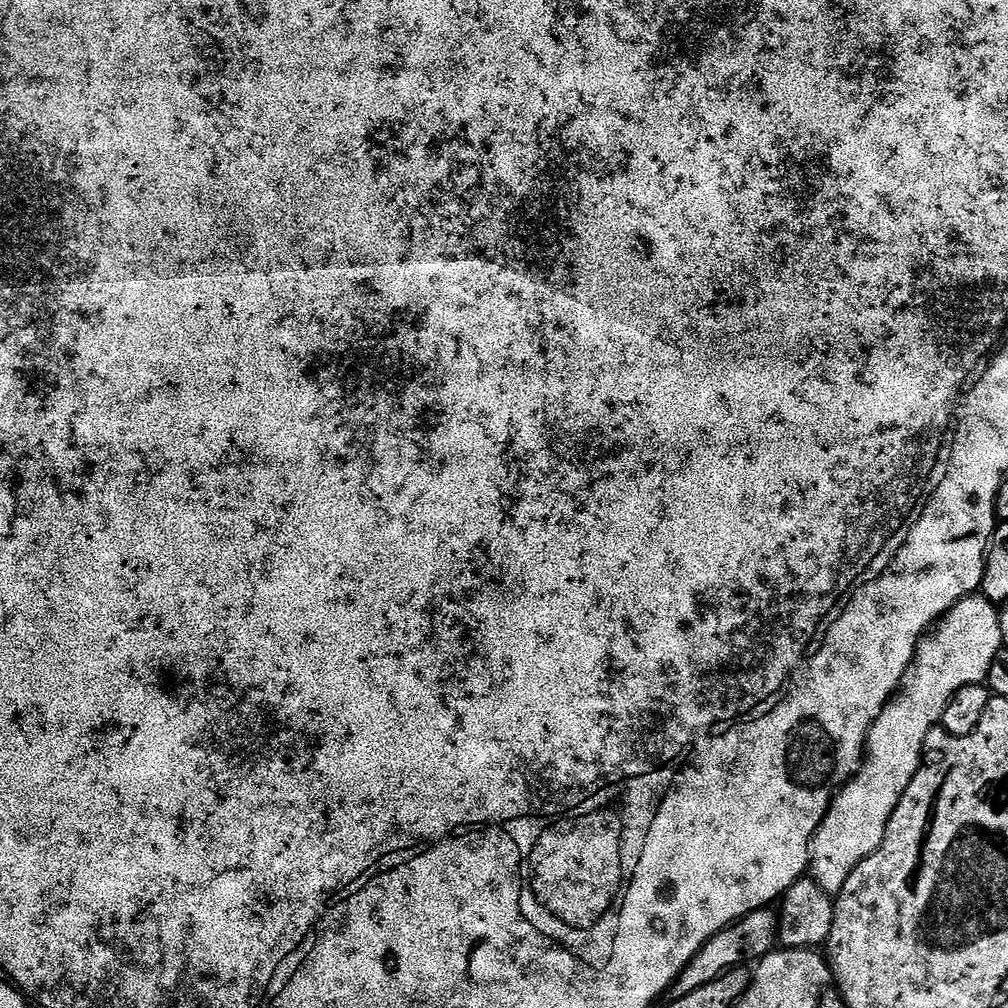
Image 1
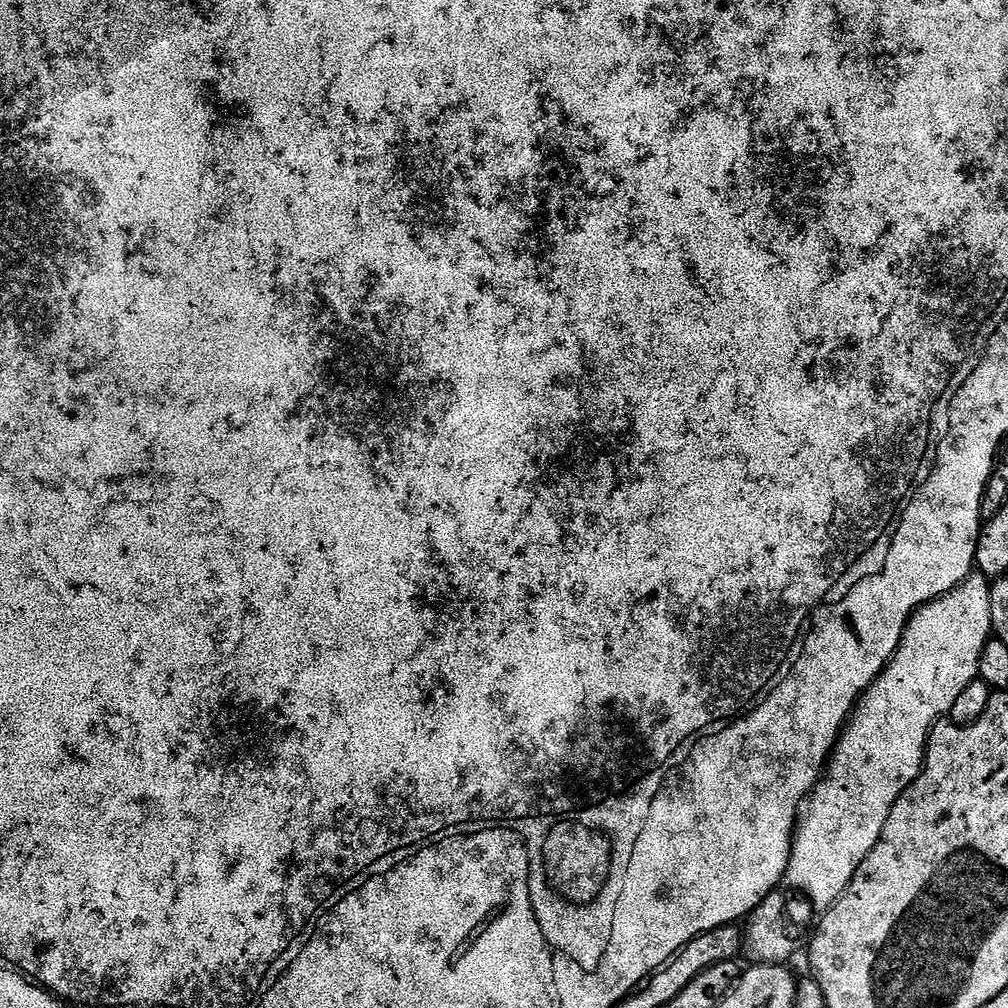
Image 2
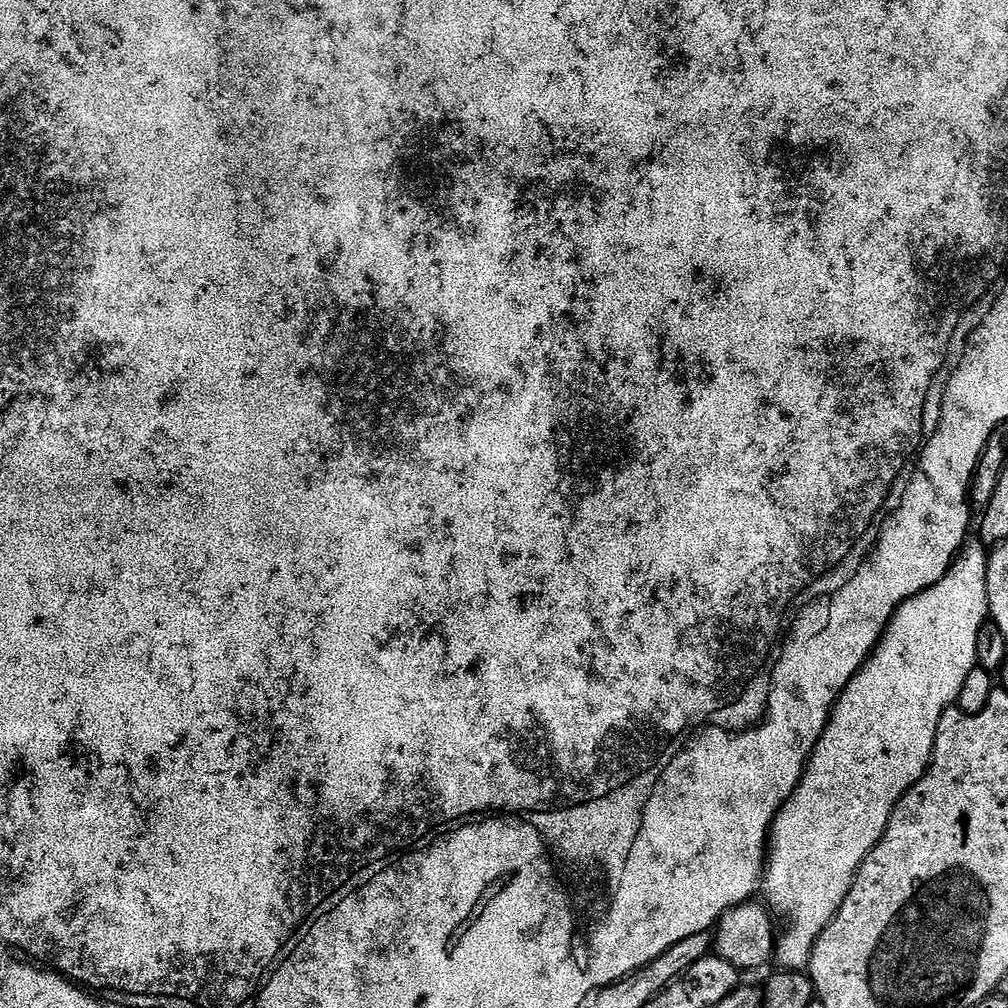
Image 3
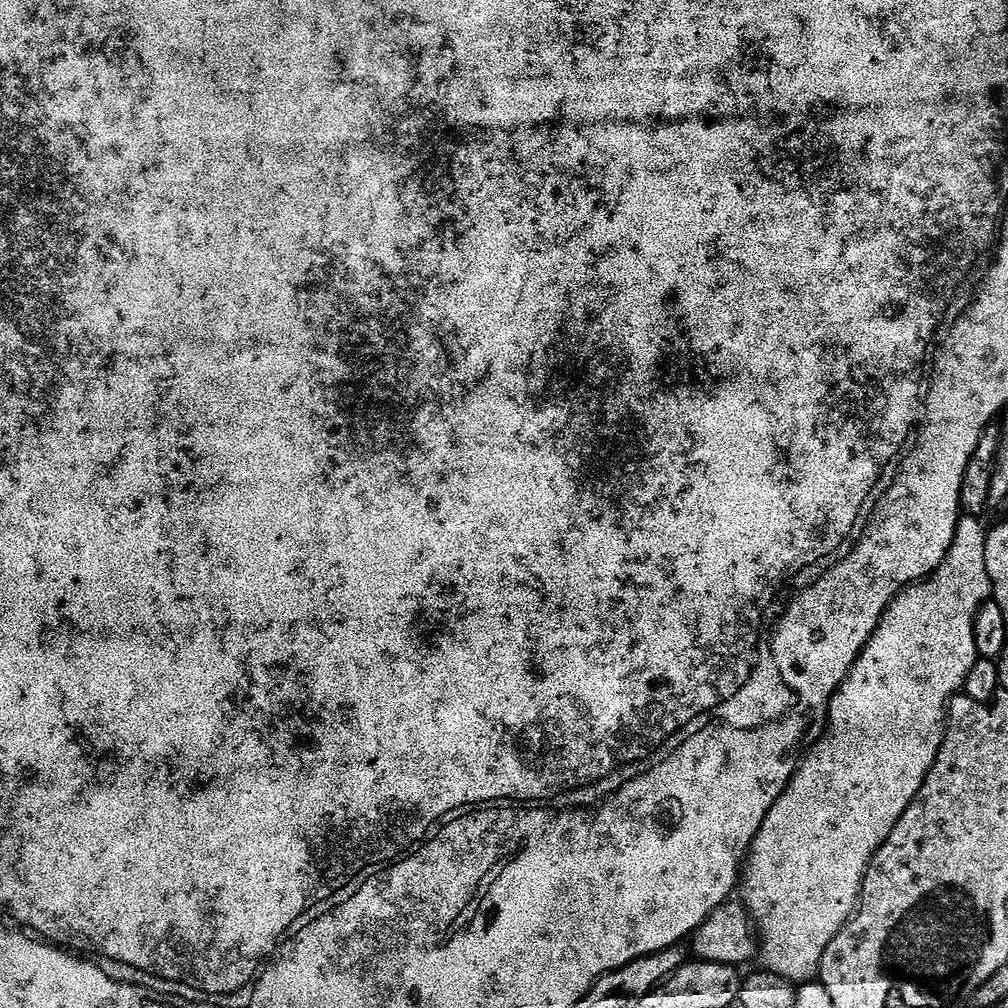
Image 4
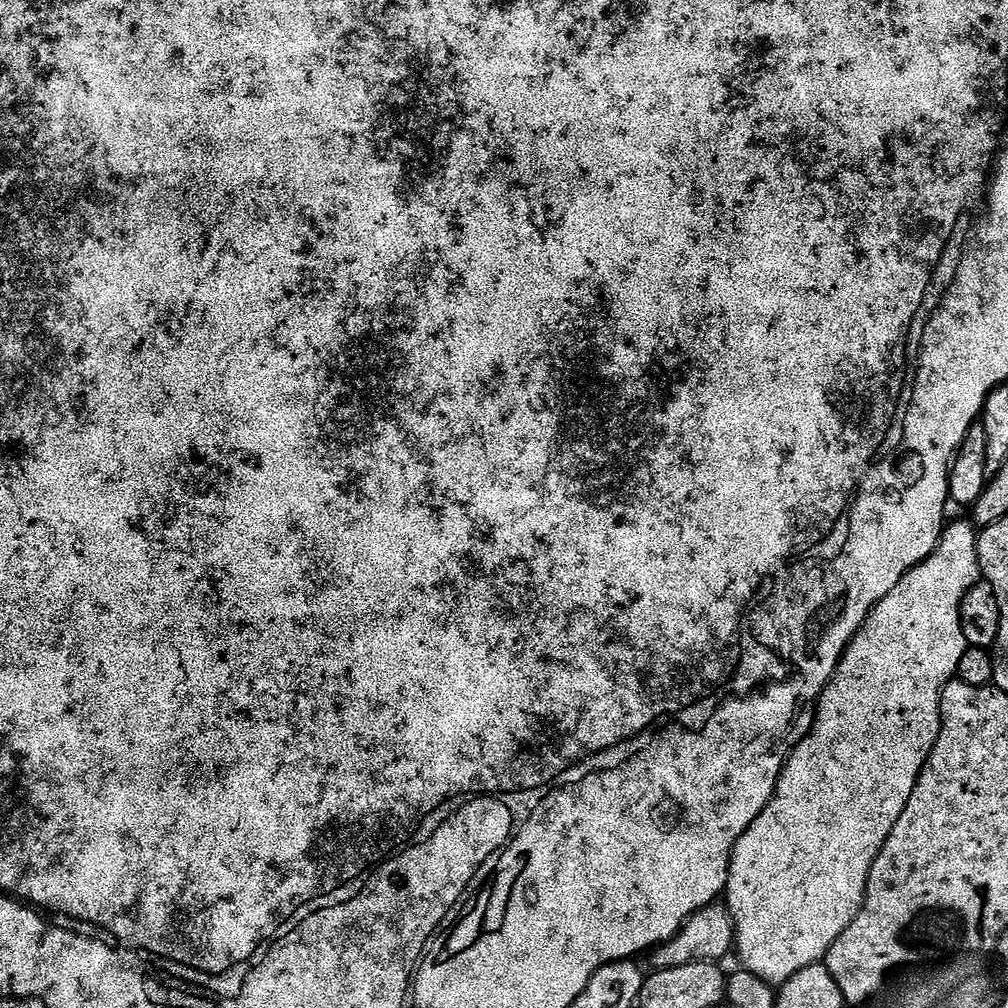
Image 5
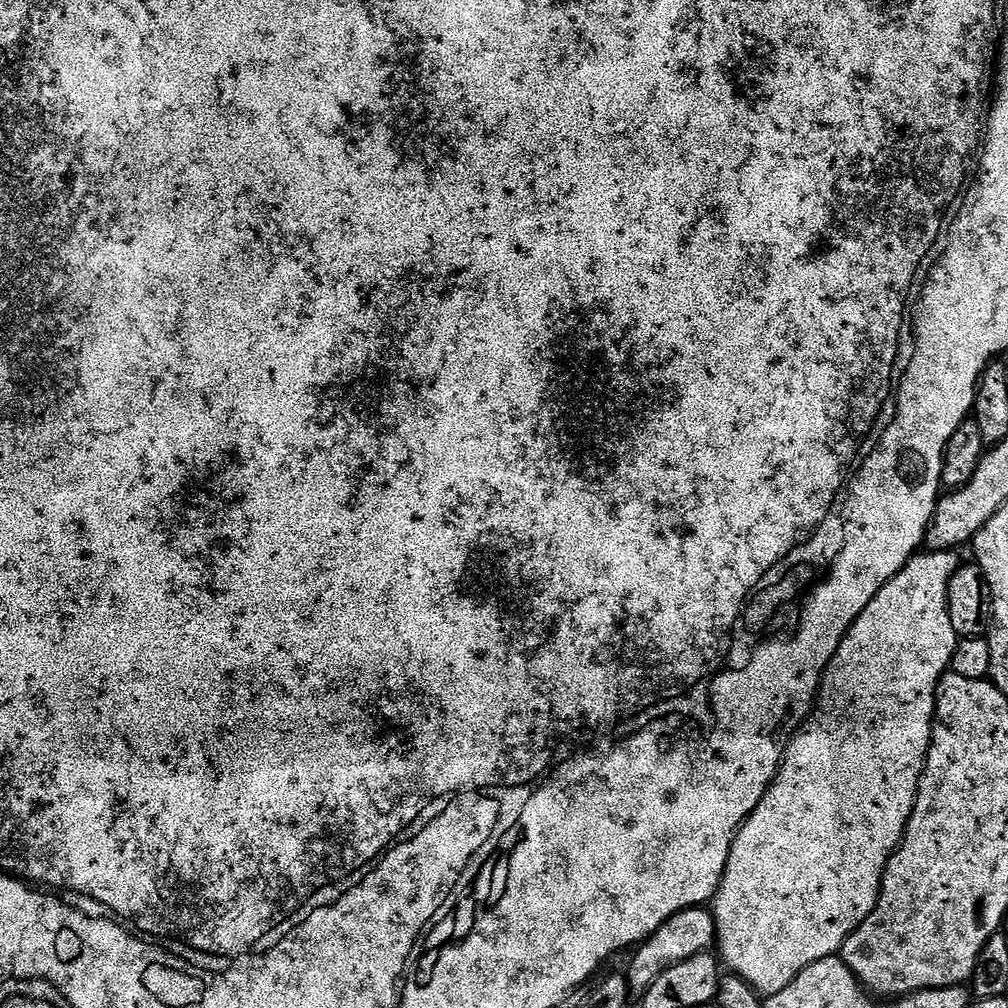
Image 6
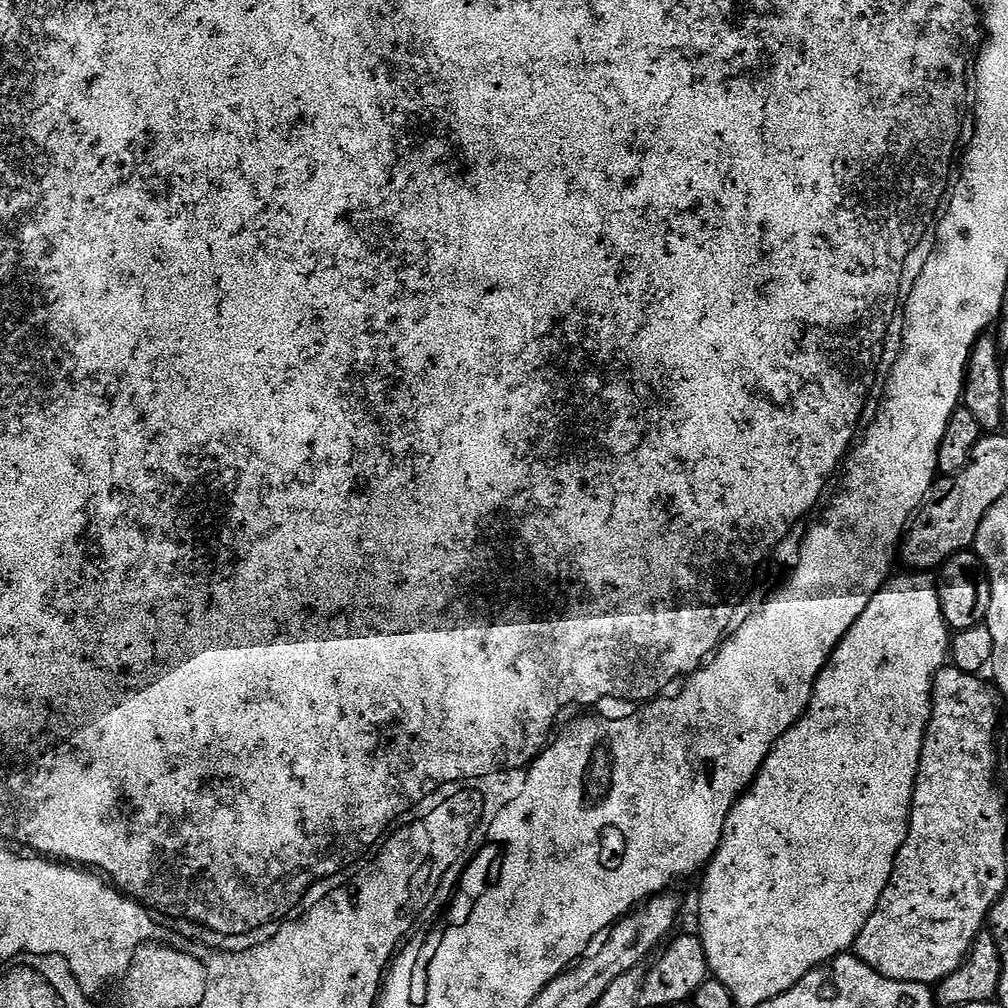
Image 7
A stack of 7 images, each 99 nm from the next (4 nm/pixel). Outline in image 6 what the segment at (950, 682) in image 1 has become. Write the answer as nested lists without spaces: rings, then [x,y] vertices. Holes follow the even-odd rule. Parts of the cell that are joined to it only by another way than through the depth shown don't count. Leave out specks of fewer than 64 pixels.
[[[921,551],[908,561],[878,594],[858,614],[858,618],[848,627],[848,632],[842,638],[834,658],[828,663],[824,671],[824,678],[820,681],[820,691],[814,701],[812,715],[792,733],[785,749],[784,758],[780,761],[780,769],[776,771],[774,782],[766,790],[762,802],[745,818],[744,823],[736,832],[736,837],[730,850],[730,858],[726,862],[726,870],[722,882],[718,886],[715,896],[710,901],[710,911],[716,923],[716,944],[719,959],[729,973],[743,978],[761,997],[767,998],[778,994],[778,990],[786,990],[790,982],[806,966],[818,962],[827,956],[835,956],[841,951],[846,938],[874,910],[880,897],[880,883],[892,853],[900,846],[900,839],[908,828],[908,819],[916,805],[916,795],[920,785],[920,775],[928,761],[928,747],[932,741],[932,722],[936,719],[936,694],[940,680],[944,673],[949,671],[954,658],[956,641],[954,622],[950,622],[948,609],[948,587],[950,578],[960,569],[961,557],[956,557],[955,551],[933,552]]]

